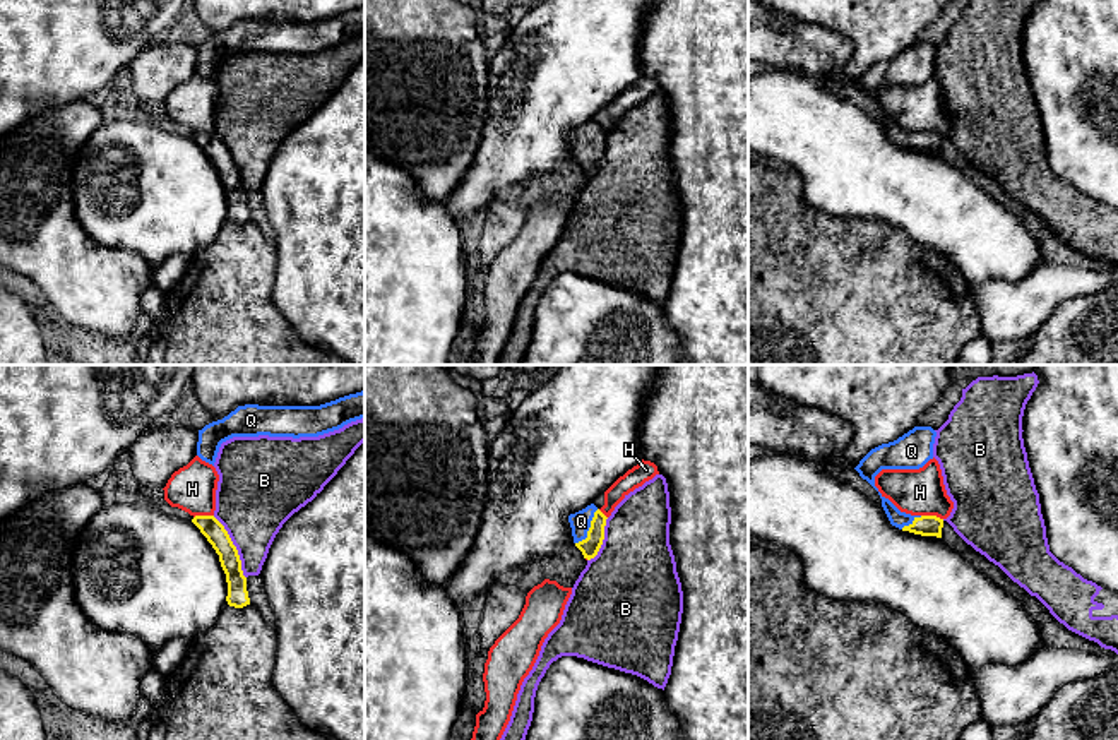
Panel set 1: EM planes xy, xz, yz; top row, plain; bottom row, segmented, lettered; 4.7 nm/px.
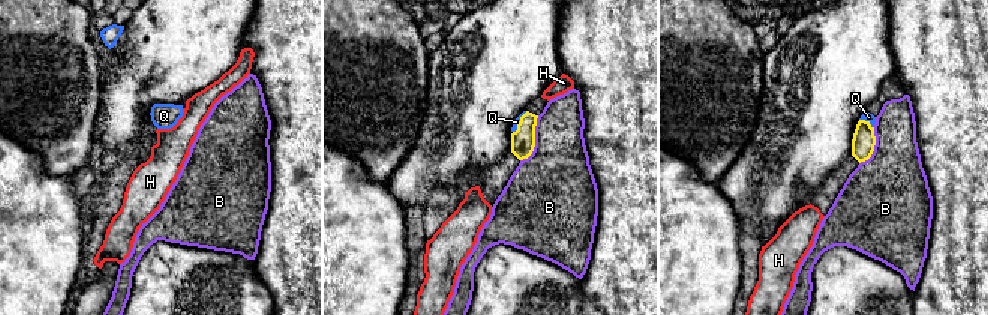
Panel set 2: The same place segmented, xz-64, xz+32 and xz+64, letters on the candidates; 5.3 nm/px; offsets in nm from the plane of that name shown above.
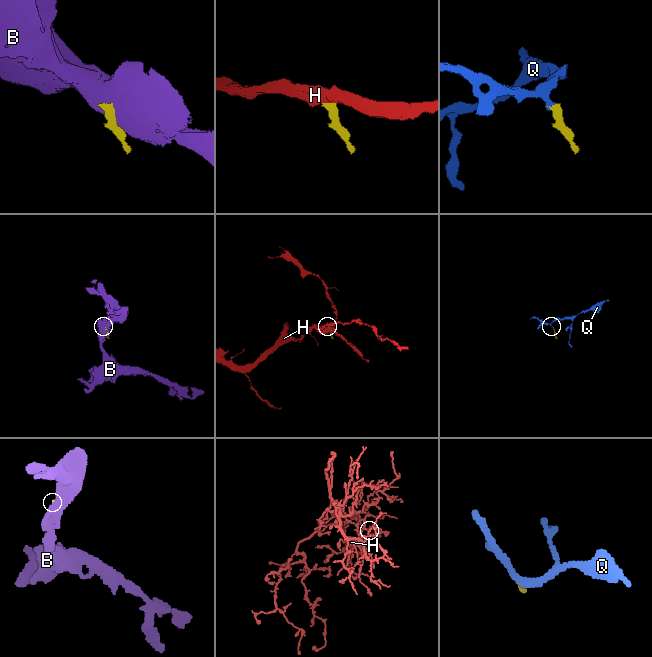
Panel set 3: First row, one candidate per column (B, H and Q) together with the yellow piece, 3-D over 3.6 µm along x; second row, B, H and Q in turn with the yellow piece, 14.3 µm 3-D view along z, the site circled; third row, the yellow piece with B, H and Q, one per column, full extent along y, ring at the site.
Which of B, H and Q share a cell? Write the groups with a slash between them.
B / H / Q

